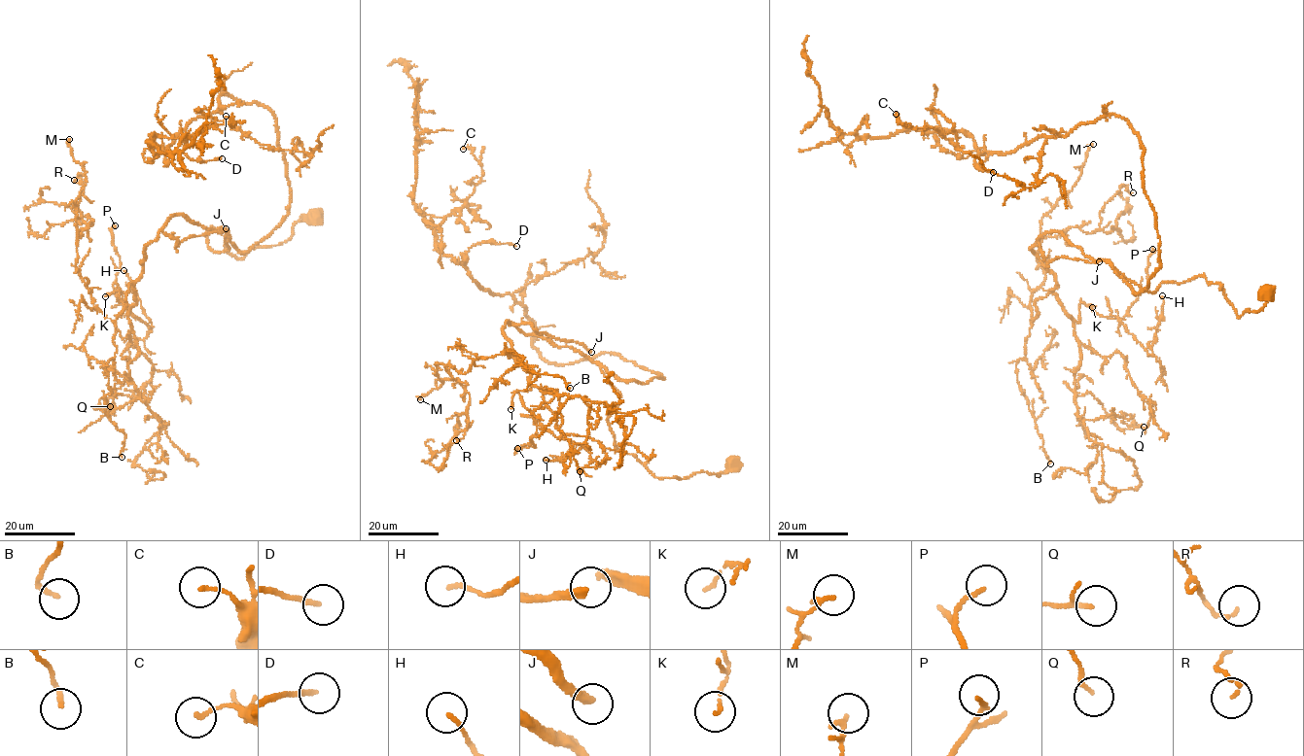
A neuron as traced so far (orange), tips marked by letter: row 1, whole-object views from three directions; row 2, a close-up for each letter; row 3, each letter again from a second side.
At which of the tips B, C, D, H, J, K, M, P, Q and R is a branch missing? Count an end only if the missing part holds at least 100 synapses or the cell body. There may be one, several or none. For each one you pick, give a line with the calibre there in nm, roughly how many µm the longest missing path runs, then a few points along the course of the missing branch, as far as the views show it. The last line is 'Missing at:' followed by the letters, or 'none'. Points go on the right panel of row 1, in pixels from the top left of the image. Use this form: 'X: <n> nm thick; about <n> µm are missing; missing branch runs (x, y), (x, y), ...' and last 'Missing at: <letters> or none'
J: 320 nm thick; about 100 µm are missing; missing branch runs (1099, 261), (1124, 260), (1135, 248), (1141, 210), (1129, 205), (1070, 210), (1055, 198), (1032, 203), (1036, 206)
Missing at: J

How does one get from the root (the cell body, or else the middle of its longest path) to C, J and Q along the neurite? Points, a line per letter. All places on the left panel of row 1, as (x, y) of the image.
C: (315, 216), (241, 258), (208, 246), (249, 252), (290, 203), (276, 116), (218, 81), (158, 152), (226, 116)
J: (315, 216), (241, 258), (208, 246), (223, 229), (162, 231), (226, 228)
Q: (315, 216), (237, 259), (225, 231), (207, 243), (229, 250), (224, 229), (169, 216), (110, 406)

